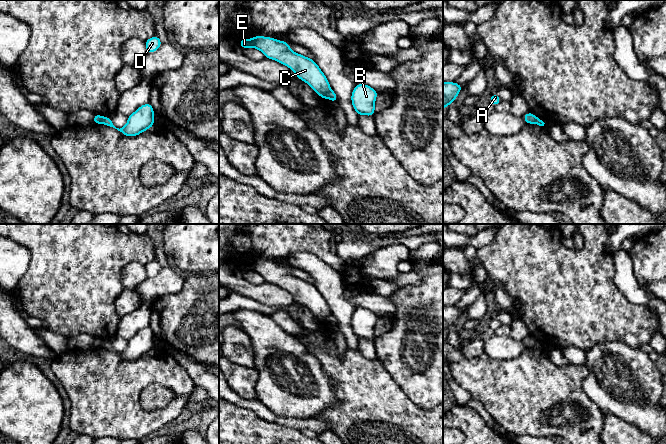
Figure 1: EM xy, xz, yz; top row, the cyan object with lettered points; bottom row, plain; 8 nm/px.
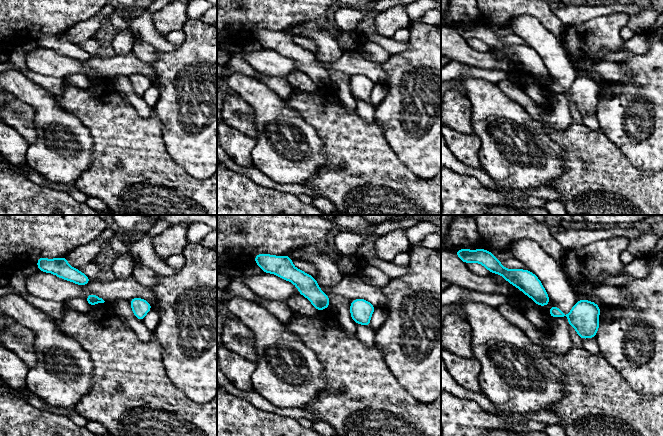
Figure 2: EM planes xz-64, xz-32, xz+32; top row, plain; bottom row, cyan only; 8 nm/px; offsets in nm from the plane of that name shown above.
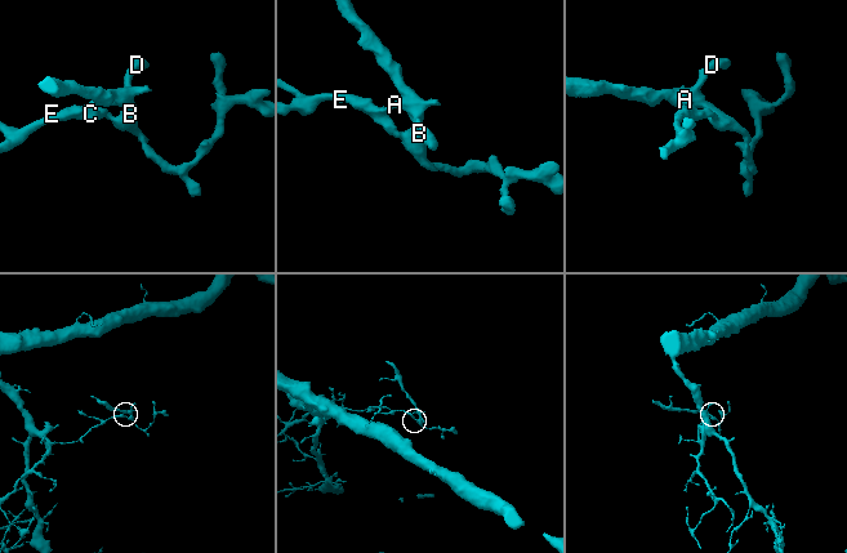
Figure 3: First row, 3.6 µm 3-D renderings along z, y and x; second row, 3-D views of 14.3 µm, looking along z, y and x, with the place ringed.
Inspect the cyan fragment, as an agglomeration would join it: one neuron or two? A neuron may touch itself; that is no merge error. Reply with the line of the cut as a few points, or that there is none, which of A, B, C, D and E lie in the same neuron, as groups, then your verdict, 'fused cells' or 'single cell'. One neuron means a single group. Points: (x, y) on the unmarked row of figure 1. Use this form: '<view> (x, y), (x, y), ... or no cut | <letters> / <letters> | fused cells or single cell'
xz (331, 314), (325, 321) | A B D / C E | fused cells

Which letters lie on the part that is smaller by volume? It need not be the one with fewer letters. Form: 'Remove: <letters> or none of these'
Remove: A, B, D

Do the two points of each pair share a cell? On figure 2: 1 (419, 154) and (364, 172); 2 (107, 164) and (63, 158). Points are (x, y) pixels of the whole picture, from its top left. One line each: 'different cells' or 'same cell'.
1: different cells
2: different cells

